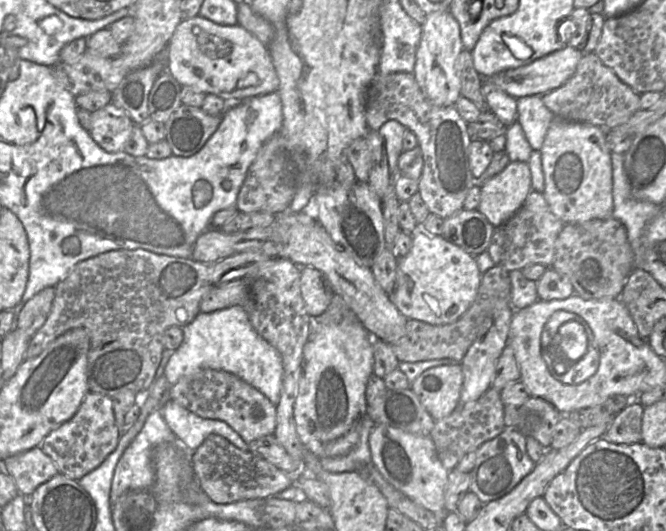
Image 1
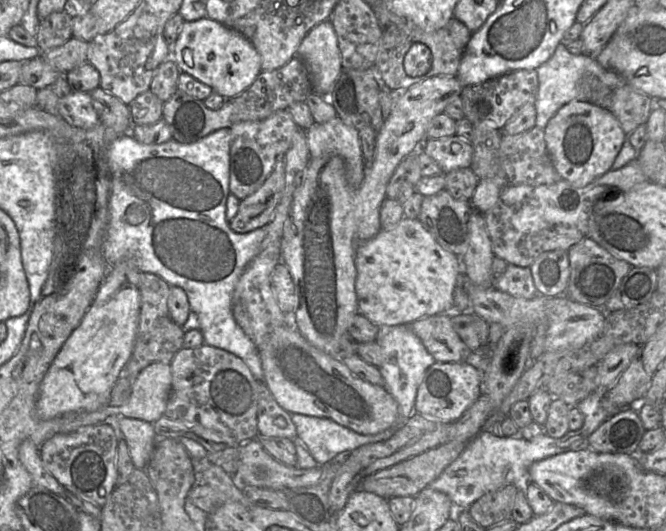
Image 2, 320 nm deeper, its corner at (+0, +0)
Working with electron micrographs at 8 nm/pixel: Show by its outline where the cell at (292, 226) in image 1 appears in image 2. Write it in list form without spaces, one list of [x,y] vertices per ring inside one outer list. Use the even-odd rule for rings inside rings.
[[[451,313],[423,317],[409,324],[436,362],[471,362],[476,355],[453,328]]]

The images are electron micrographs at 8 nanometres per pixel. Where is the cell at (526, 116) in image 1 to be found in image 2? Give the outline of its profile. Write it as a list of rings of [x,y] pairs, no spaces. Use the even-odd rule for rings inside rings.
[[[563,42],[559,43],[552,57],[536,69],[538,76],[538,92],[535,102],[535,126],[545,129],[549,120],[565,104],[573,100],[582,100],[579,90],[579,81],[585,74],[596,76],[609,89],[616,89],[626,81],[615,71],[603,68],[594,56],[576,55],[570,53]]]

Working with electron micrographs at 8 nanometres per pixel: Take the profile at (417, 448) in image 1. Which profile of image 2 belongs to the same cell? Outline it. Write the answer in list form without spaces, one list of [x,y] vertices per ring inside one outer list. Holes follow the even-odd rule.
[[[296,326],[276,328],[259,348],[267,385],[277,403],[290,414],[328,418],[359,434],[373,435],[398,424],[395,399],[383,386],[355,376],[338,356],[312,346]]]

